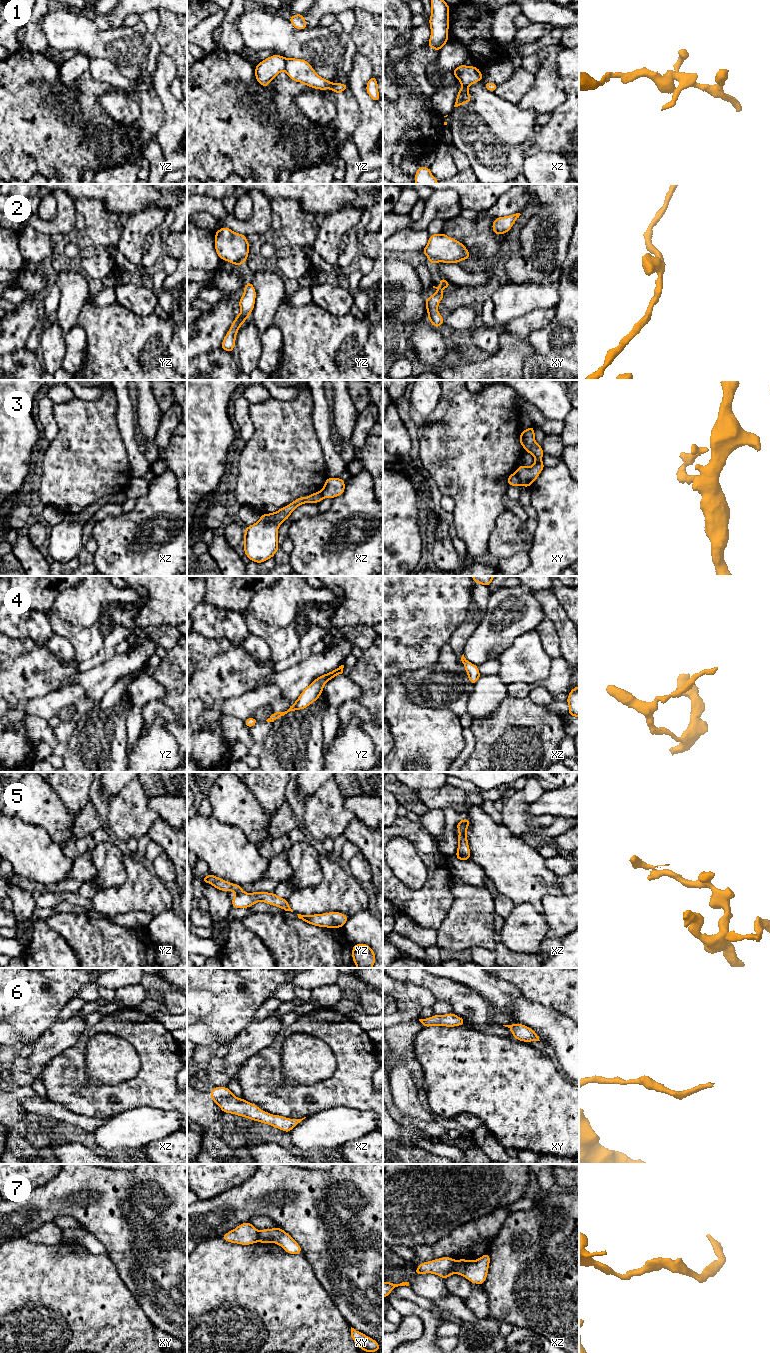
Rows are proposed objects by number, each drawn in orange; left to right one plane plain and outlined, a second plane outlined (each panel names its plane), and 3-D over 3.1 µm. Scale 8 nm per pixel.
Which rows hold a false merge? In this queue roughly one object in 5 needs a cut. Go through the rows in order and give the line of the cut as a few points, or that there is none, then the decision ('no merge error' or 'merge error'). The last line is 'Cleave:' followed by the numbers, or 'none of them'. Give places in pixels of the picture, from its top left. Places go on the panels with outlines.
1: cut in yz along (286, 58), (284, 69); merge error
2: no cut; no merge error
3: cut in xy along (515, 473), (520, 484); merge error
4: no cut; no merge error
5: cut in yz along (242, 891), (236, 893); merge error
6: no cut; no merge error
7: cut in xz along (455, 1261), (453, 1272); merge error
Cleave: 1, 3, 5, 7

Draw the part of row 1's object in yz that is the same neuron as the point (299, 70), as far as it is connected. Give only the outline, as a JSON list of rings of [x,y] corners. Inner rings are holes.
[[[286,58],[285,72],[293,81],[300,82],[313,89],[330,89],[336,94],[340,94],[349,88],[348,84],[332,83],[322,78],[315,72],[311,64],[303,59]]]

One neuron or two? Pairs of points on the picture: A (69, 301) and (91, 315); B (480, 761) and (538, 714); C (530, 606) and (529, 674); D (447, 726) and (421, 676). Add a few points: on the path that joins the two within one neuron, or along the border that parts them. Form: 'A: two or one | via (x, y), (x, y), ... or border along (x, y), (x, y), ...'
A: two | border along (87, 301), (82, 306), (75, 322)
B: one | via (497, 752), (509, 751), (531, 731)
C: two | border along (534, 629), (520, 634), (511, 645)
D: two | border along (414, 701), (426, 706), (448, 707), (459, 716)

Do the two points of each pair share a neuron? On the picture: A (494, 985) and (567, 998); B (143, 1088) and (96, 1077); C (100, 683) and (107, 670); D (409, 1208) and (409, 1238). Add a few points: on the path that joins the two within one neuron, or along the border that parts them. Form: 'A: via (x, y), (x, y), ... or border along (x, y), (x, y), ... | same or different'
A: border along (500, 978), (512, 982), (527, 998), (539, 1002) | different
B: border along (139, 1069), (126, 1080), (96, 1085) | different
C: via (100, 680), (106, 673) | same
D: via (409, 1215), (409, 1231) | same

